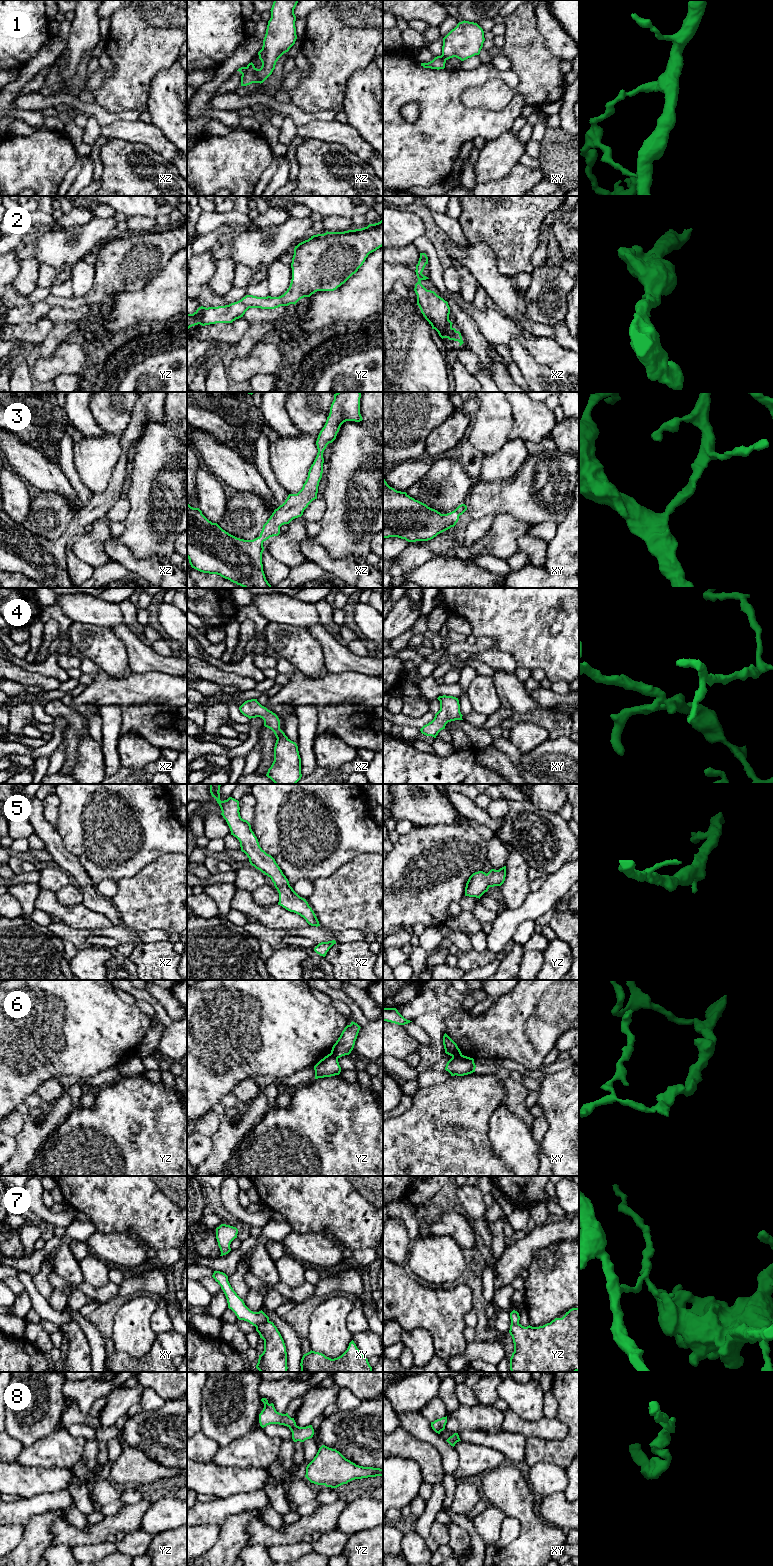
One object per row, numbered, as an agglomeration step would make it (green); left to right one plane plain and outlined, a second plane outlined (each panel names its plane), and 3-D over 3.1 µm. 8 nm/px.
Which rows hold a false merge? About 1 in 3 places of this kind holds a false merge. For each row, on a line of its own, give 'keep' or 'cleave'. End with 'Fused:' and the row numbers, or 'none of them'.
1: cleave
2: keep
3: keep
4: keep
5: keep
6: cleave
7: cleave
8: keep
Fused: 1, 6, 7

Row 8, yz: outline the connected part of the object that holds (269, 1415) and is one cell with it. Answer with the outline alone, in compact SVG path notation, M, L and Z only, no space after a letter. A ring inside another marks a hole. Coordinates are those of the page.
M262 1398L261 1401L264 1403L264 1408L259 1414L259 1423L262 1428L270 1424L287 1426L292 1432L292 1439L294 1442L304 1442L313 1437L314 1429L312 1425L299 1427L296 1425L294 1418L291 1418L288 1413L282 1414L277 1412L274 1404L269 1404L266 1398Z

